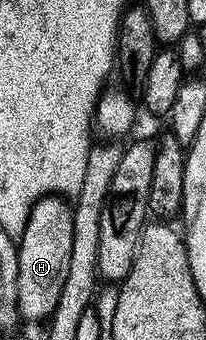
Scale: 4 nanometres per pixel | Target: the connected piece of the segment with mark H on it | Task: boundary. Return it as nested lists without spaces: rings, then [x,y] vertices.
[[[63,198],[40,199],[28,218],[28,224],[18,237],[18,301],[20,319],[47,320],[58,305],[62,285],[70,265],[70,245],[72,244],[72,207]]]

